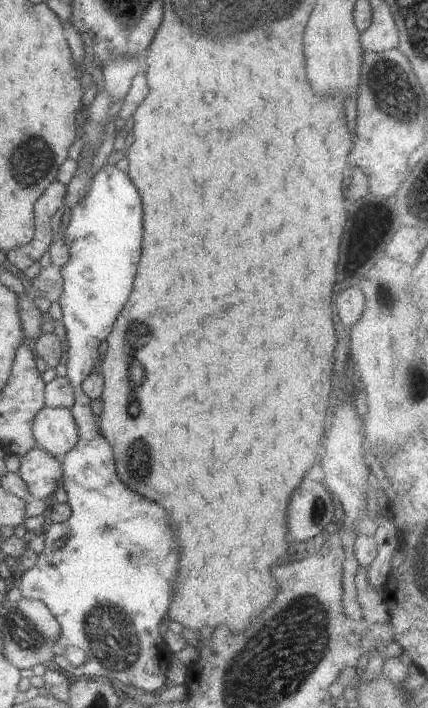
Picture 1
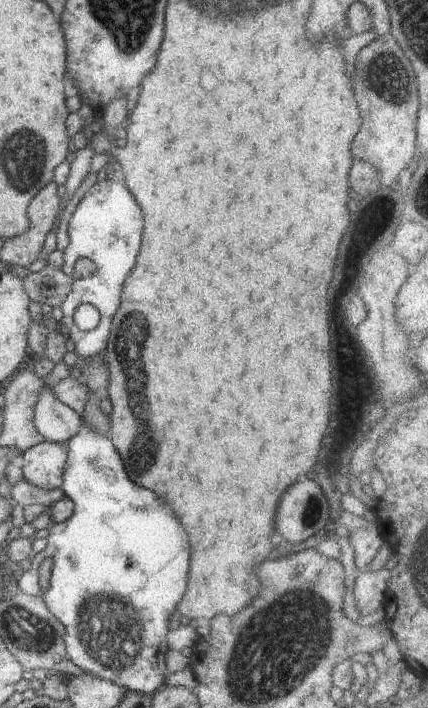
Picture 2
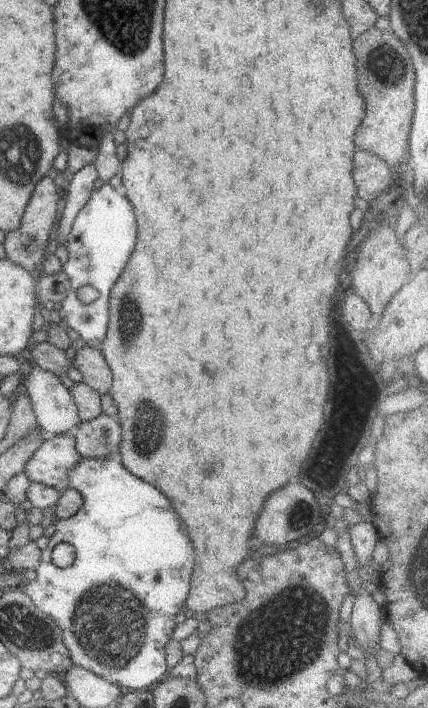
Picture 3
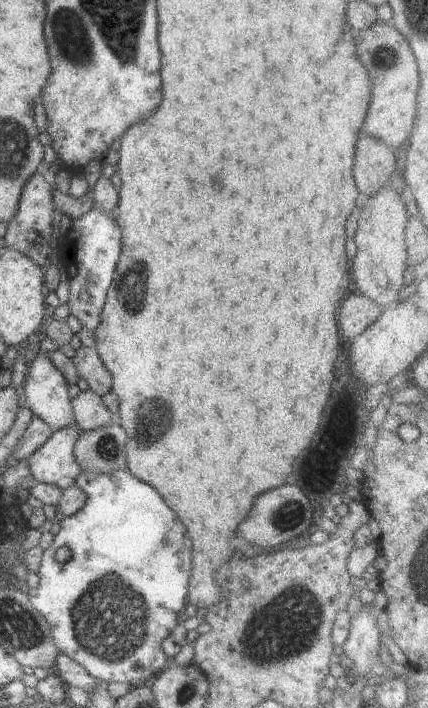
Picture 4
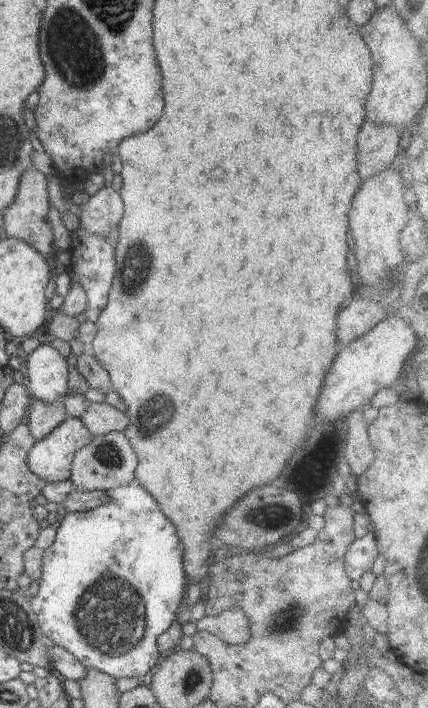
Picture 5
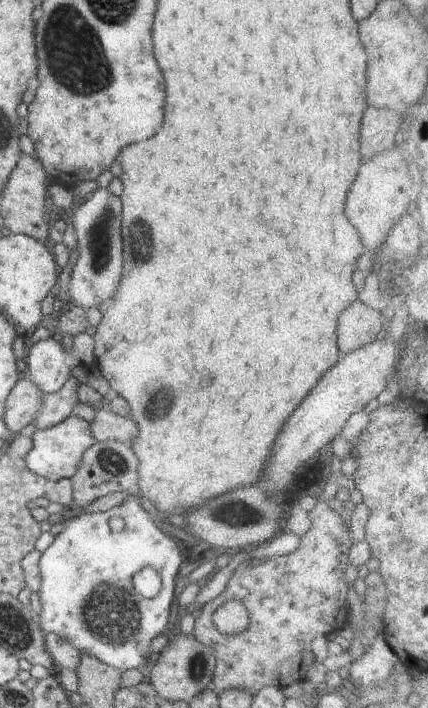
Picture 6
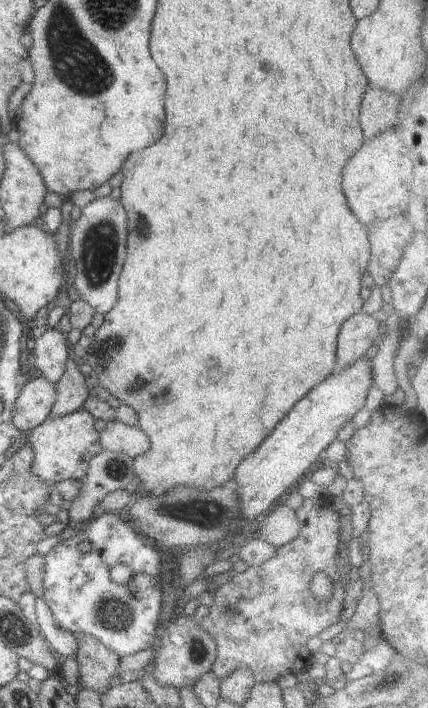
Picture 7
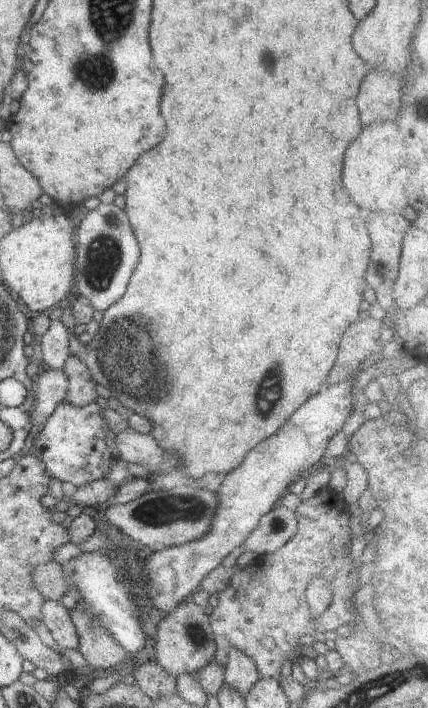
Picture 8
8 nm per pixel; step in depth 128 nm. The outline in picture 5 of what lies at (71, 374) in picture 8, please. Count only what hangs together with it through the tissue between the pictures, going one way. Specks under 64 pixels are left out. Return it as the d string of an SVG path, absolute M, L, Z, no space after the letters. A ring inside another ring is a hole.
M64 396L57 398L52 404L46 404L36 398L30 398L25 420L34 440L42 440L66 420L67 412L63 400Z

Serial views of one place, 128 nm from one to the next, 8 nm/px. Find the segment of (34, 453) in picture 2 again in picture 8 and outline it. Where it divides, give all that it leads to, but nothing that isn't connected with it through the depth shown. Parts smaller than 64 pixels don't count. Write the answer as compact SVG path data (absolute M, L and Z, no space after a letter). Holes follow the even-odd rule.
M63 401L45 422L45 428L36 437L36 446L40 448L40 460L44 463L48 476L60 482L70 482L74 486L104 479L109 466L115 459L114 452L108 447L106 432L109 424L103 417L98 403L79 407Z

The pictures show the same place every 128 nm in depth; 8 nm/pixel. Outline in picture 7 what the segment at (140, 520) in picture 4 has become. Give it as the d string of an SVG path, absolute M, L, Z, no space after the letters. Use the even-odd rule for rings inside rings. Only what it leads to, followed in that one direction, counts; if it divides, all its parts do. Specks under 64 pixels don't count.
M105 512L96 520L88 520L82 528L79 529L78 536L63 540L62 543L55 546L45 556L45 575L43 578L44 592L43 599L53 612L59 627L71 632L76 636L77 632L83 632L97 638L108 650L119 656L119 660L125 656L130 656L152 648L157 645L157 624L158 616L162 609L162 592L160 582L159 561L160 554L158 547L154 545L153 540L138 532L136 528L127 520L123 513ZM84 540L90 540L94 544L92 550L88 553L82 552L78 544ZM126 563L131 570L143 569L155 574L154 581L157 583L154 591L149 591L143 595L134 590L132 584L118 585L110 578L110 570L115 564Z

